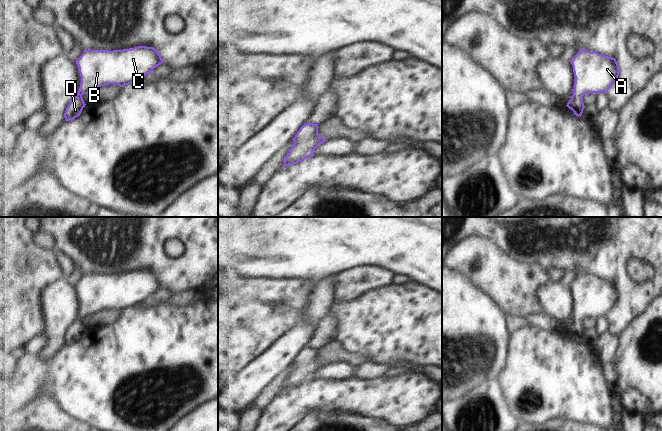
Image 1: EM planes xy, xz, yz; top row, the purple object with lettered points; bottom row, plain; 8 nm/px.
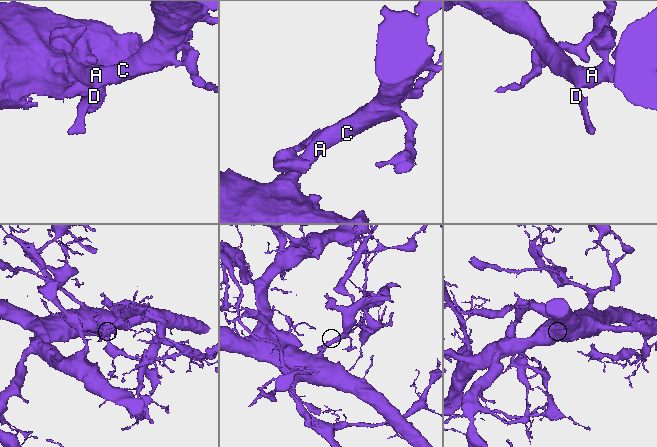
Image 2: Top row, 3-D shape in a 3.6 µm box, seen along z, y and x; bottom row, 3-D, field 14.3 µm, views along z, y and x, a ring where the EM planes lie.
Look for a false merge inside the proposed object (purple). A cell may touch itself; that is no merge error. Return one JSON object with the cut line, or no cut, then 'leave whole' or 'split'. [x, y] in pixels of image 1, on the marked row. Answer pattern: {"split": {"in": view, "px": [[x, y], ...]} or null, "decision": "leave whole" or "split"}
{"split": null, "decision": "leave whole"}

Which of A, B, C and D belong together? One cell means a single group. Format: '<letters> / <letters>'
A B C D

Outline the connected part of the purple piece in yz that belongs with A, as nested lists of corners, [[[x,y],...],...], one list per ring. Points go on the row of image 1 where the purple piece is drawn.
[[[580,49],[571,61],[575,76],[573,95],[567,103],[576,116],[585,108],[583,96],[607,92],[617,80],[620,69],[615,58]]]

